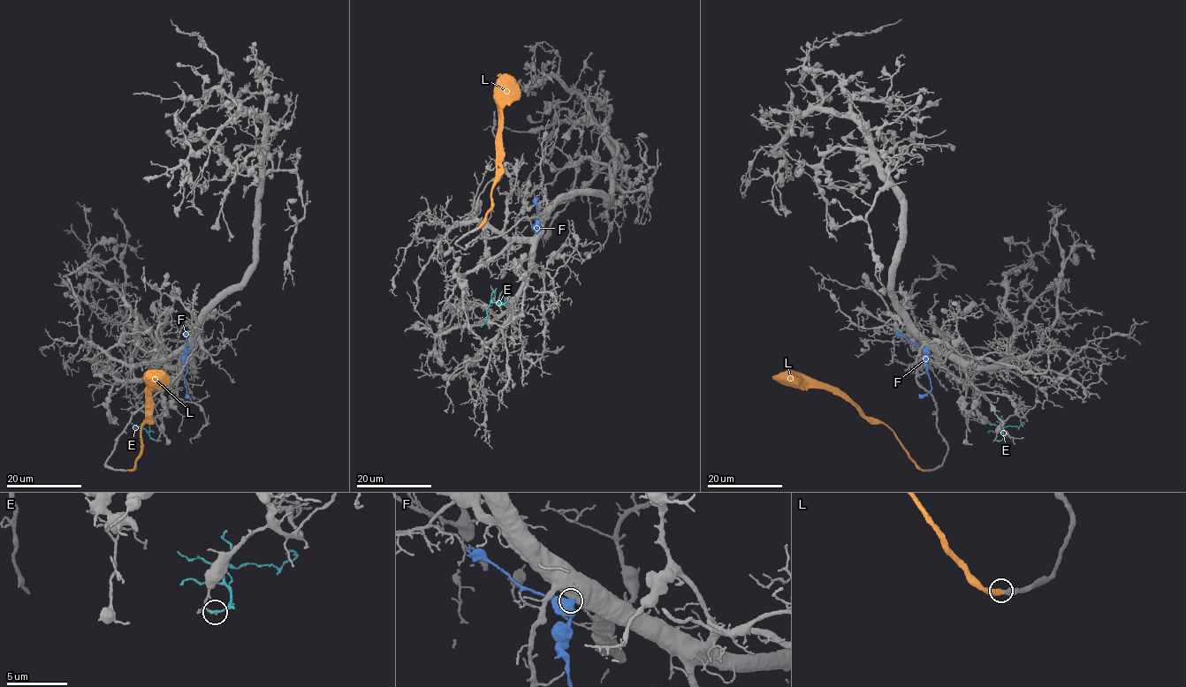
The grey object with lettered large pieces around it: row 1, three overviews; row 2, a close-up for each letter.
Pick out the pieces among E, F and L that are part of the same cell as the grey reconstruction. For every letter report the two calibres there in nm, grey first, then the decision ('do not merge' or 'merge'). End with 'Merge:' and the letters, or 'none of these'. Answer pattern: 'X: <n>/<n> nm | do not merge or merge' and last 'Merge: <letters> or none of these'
E: 160/180 nm | do not merge
F: 750/650 nm | do not merge
L: 340/480 nm | merge
Merge: L

